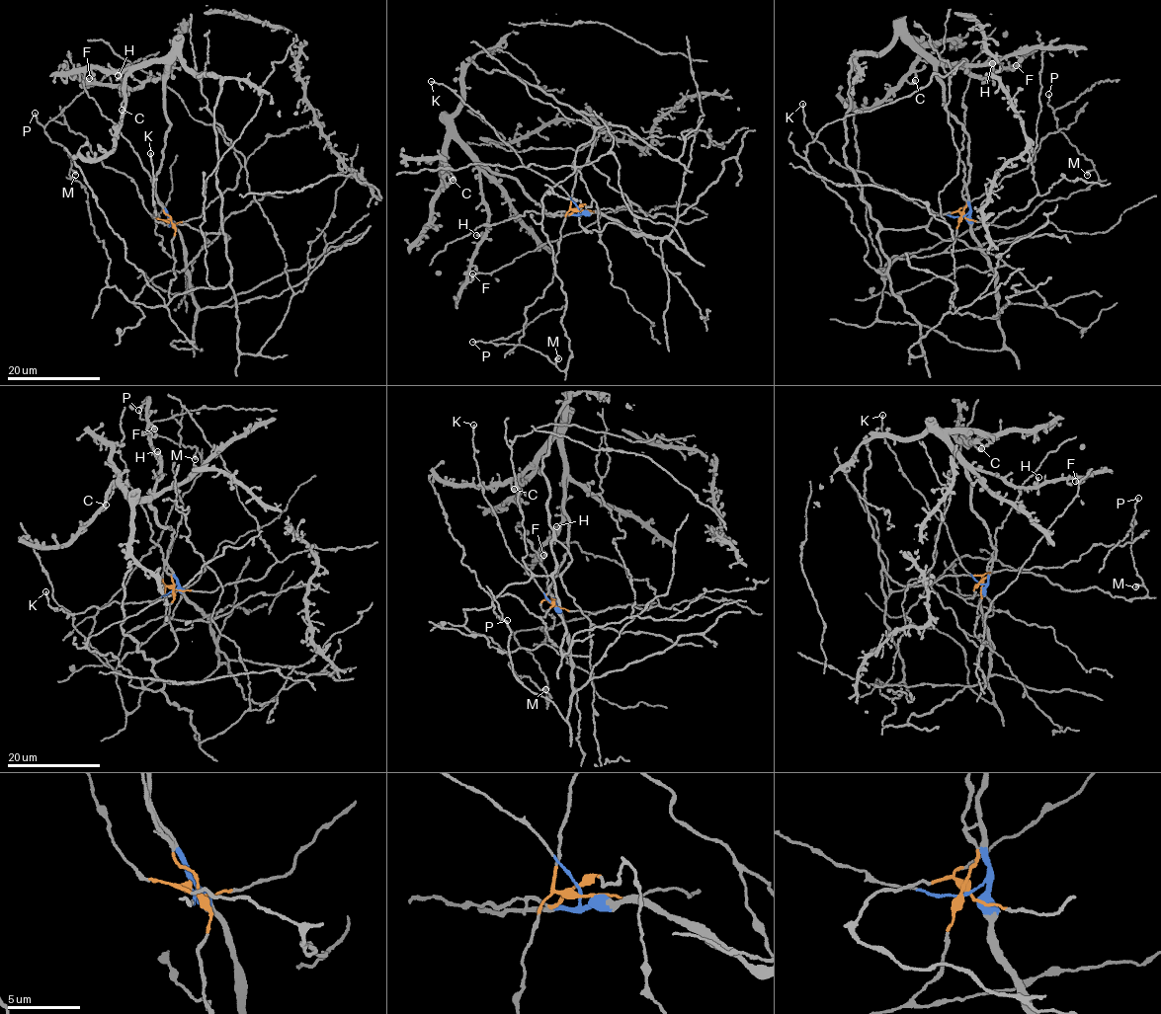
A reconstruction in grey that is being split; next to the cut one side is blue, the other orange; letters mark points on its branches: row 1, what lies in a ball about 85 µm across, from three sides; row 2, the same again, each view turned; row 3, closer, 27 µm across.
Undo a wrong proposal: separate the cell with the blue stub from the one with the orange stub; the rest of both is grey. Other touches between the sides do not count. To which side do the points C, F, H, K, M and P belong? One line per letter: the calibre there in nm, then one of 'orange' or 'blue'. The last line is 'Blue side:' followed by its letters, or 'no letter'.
C: calibre 480 nm; blue
F: calibre 440 nm; blue
H: calibre 400 nm; blue
K: calibre 280 nm; blue
M: calibre 460 nm; orange
P: calibre 180 nm; orange
Blue side: C, F, H, K

